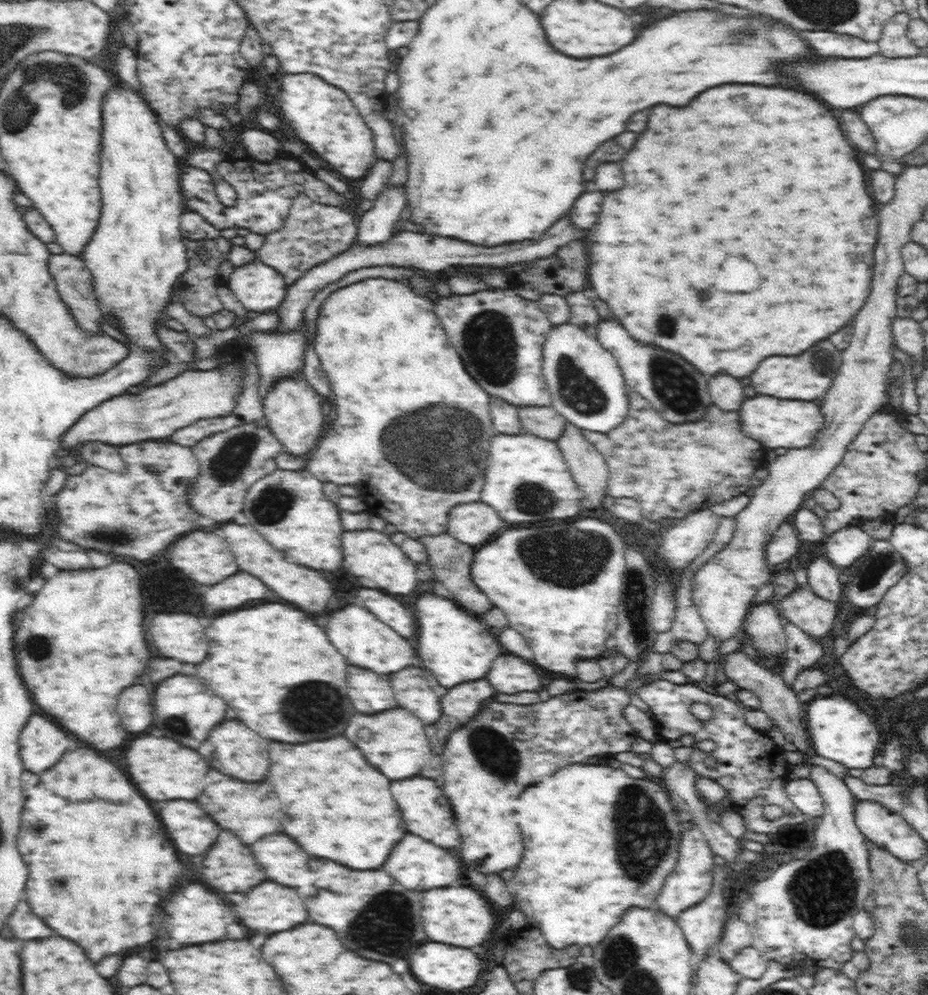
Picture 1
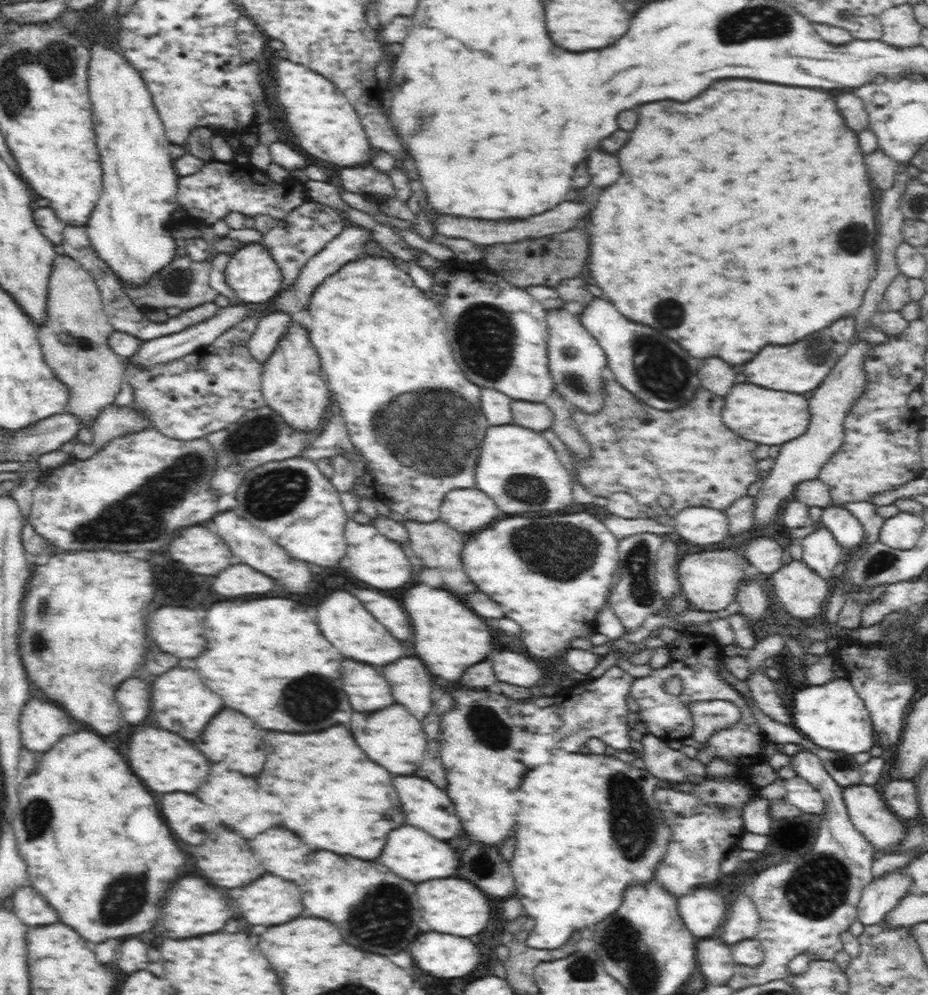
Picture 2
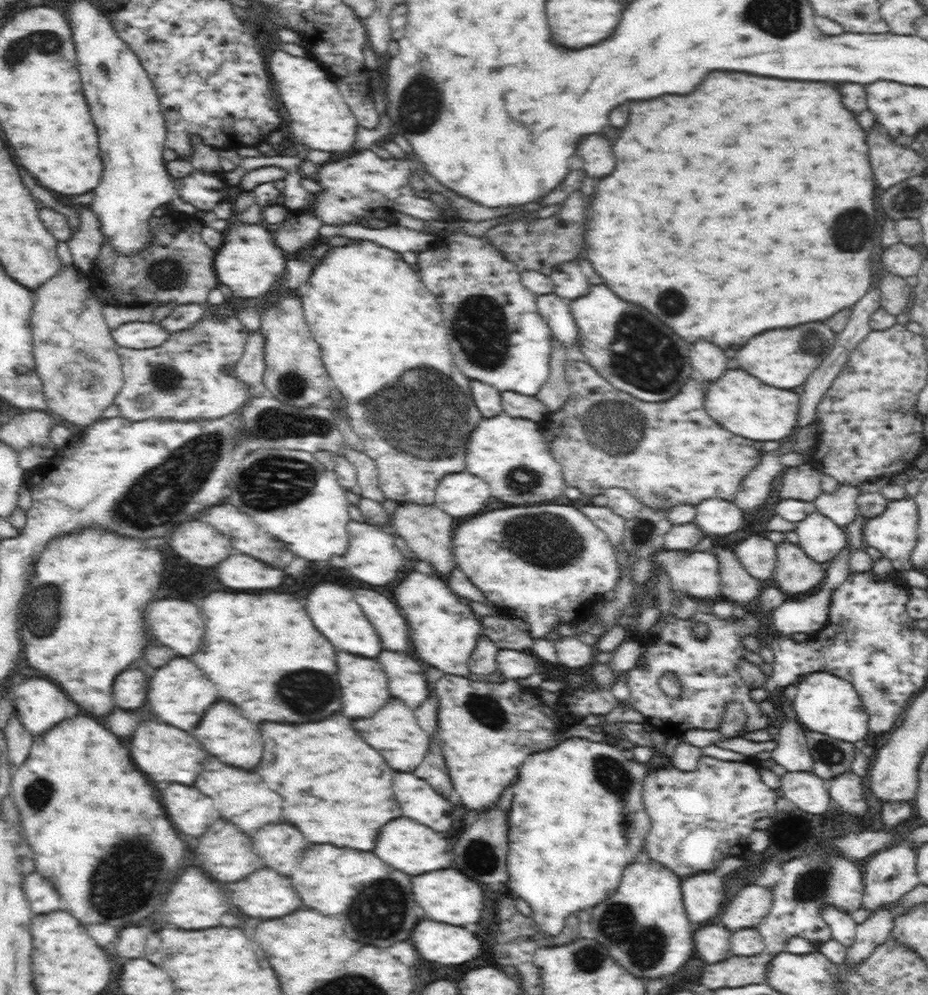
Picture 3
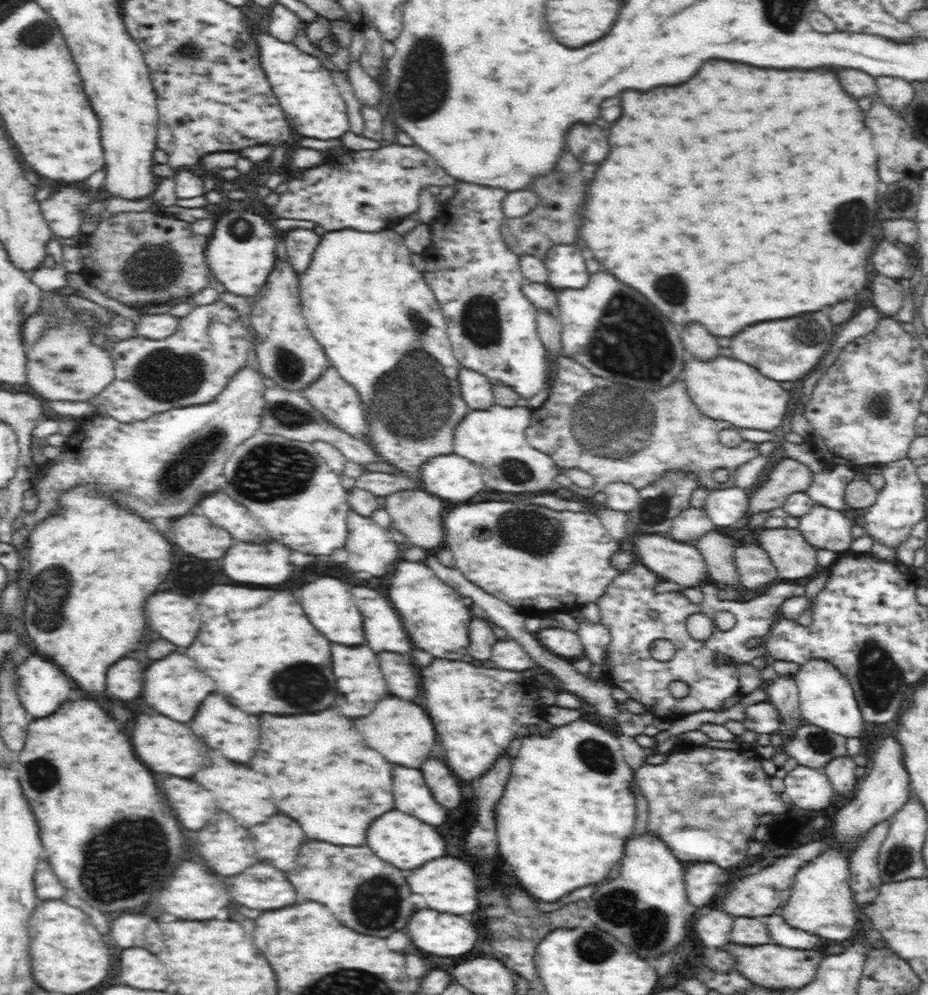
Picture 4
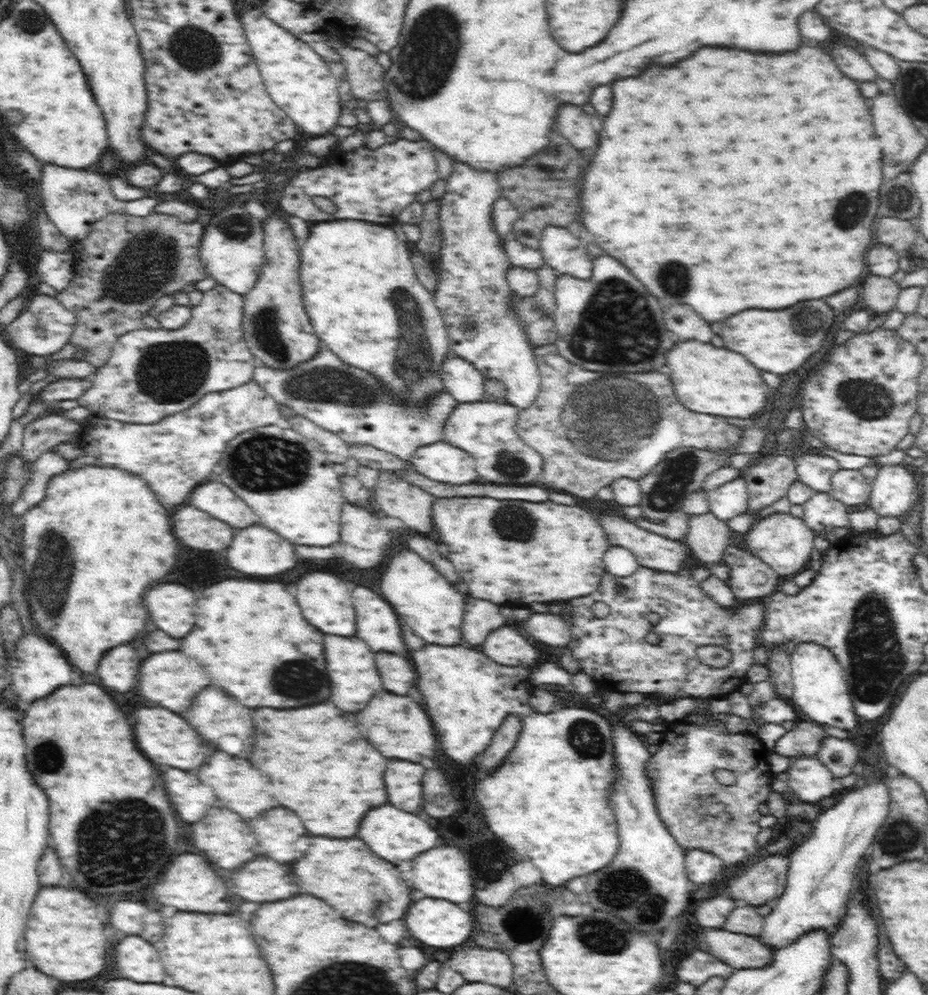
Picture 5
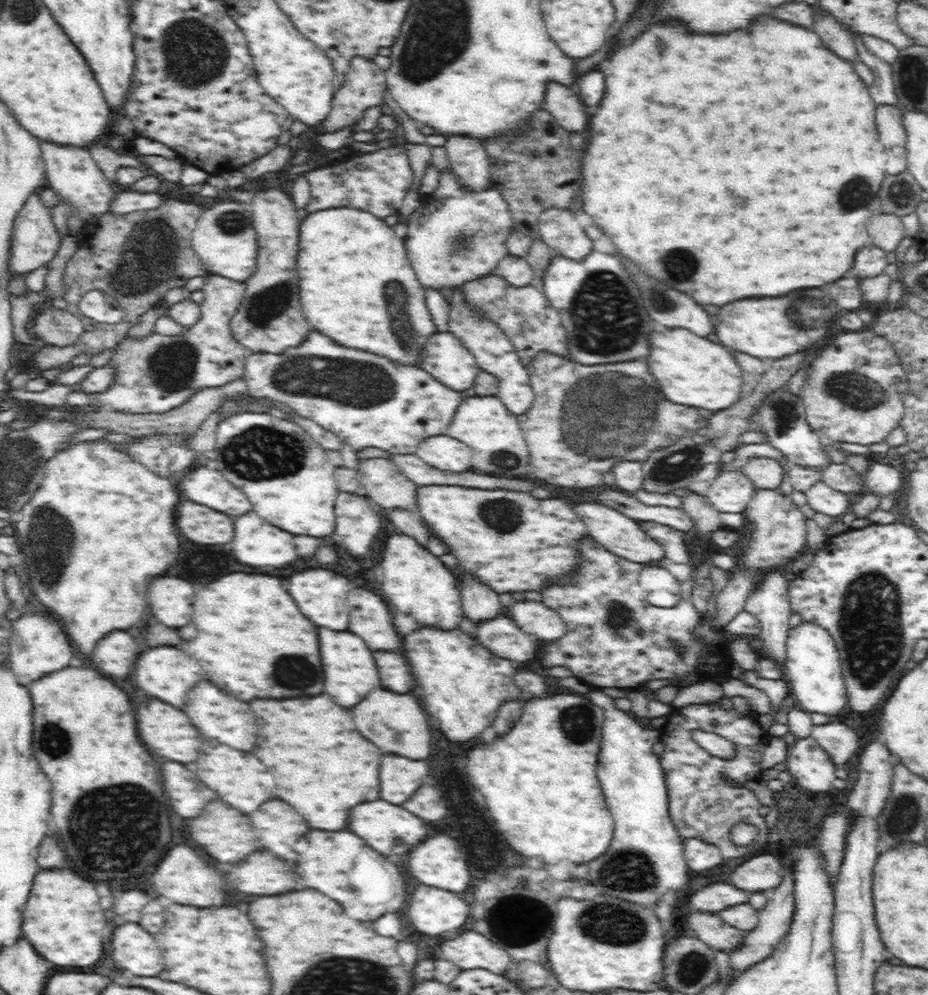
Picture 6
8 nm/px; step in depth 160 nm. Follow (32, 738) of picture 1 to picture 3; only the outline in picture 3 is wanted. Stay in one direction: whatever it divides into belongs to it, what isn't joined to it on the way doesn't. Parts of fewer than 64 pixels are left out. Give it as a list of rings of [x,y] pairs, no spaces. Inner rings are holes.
[[[44,676],[21,678],[13,686],[11,694],[15,706],[14,712],[25,726],[25,730],[29,731],[34,738],[46,734],[66,718],[74,718],[76,714],[80,714],[80,708],[76,708],[76,704],[72,704],[72,700],[68,700],[68,696],[64,696],[66,692]]]

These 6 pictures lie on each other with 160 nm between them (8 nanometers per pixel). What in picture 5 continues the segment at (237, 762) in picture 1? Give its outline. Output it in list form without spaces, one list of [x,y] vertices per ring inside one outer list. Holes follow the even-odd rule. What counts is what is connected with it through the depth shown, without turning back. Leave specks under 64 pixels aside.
[[[208,686],[204,688],[204,692],[200,692],[200,696],[196,696],[196,700],[192,702],[192,708],[188,708],[188,712],[182,714],[188,724],[192,728],[198,730],[198,734],[212,742],[212,744],[220,744],[220,748],[232,756],[240,756],[240,758],[248,758],[254,746],[254,720],[252,720],[252,710],[244,708],[236,698],[228,696],[226,692],[222,692],[220,688]]]

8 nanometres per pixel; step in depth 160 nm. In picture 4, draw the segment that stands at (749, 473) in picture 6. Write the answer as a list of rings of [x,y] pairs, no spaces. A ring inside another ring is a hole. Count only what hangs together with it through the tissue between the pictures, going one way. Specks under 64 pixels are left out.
[[[782,457],[768,472],[766,480],[749,490],[748,510],[743,520],[760,512],[774,510],[783,506],[785,500],[794,492],[804,492],[812,482],[812,470],[799,461]]]

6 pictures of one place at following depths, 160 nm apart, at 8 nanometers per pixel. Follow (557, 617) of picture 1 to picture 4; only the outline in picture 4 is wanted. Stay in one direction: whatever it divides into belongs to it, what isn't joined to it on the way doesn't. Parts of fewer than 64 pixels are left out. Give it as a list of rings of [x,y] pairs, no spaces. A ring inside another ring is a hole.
[[[476,502],[476,504],[460,504],[460,508],[452,508],[446,514],[442,514],[442,525],[444,528],[444,544],[454,555],[454,563],[456,568],[461,570],[461,573],[470,582],[482,588],[484,592],[503,600],[510,606],[513,606],[520,613],[536,612],[536,610],[574,610],[580,608],[580,604],[586,602],[596,602],[610,586],[611,580],[619,576],[620,571],[614,570],[610,565],[610,556],[623,547],[623,544],[616,542],[614,538],[604,528],[602,522],[595,513],[592,512],[558,512],[544,506],[534,505],[528,502]]]

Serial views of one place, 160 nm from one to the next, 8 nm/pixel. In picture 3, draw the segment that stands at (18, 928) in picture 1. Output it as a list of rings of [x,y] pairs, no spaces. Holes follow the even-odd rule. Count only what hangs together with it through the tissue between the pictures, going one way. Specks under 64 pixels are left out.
[[[34,870],[24,877],[24,893],[30,901],[30,907],[34,915],[54,912],[54,910],[66,910],[66,904],[62,904],[59,892],[54,890],[54,885]]]

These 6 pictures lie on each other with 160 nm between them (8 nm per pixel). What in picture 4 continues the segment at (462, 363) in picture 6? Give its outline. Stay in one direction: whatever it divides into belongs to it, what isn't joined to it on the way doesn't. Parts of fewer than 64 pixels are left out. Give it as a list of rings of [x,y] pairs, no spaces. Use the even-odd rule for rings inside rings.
[[[461,367],[459,370],[460,393],[470,410],[486,410],[493,406],[492,385],[485,375]]]

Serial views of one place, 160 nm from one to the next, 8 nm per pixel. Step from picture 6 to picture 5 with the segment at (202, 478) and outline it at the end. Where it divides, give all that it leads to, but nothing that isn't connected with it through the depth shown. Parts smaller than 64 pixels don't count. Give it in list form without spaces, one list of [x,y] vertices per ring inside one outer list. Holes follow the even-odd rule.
[[[208,482],[196,488],[190,496],[190,504],[234,528],[256,524],[256,513],[252,508],[248,508],[248,504],[222,482]]]

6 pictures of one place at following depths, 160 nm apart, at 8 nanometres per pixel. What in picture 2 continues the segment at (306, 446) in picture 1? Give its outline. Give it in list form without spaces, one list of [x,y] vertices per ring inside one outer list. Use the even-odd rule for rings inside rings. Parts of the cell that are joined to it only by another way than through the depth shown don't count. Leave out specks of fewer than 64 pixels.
[[[290,320],[282,338],[263,364],[261,392],[265,404],[277,413],[293,430],[310,434],[325,422],[322,415],[332,402],[328,383],[321,372],[320,357],[309,339],[309,331]]]

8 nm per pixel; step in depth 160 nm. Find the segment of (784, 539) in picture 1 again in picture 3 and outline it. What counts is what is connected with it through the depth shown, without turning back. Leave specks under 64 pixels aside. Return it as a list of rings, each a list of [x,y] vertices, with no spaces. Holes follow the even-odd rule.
[[[752,536],[740,542],[732,551],[750,576],[765,583],[770,582],[776,570],[776,543],[768,538]]]

